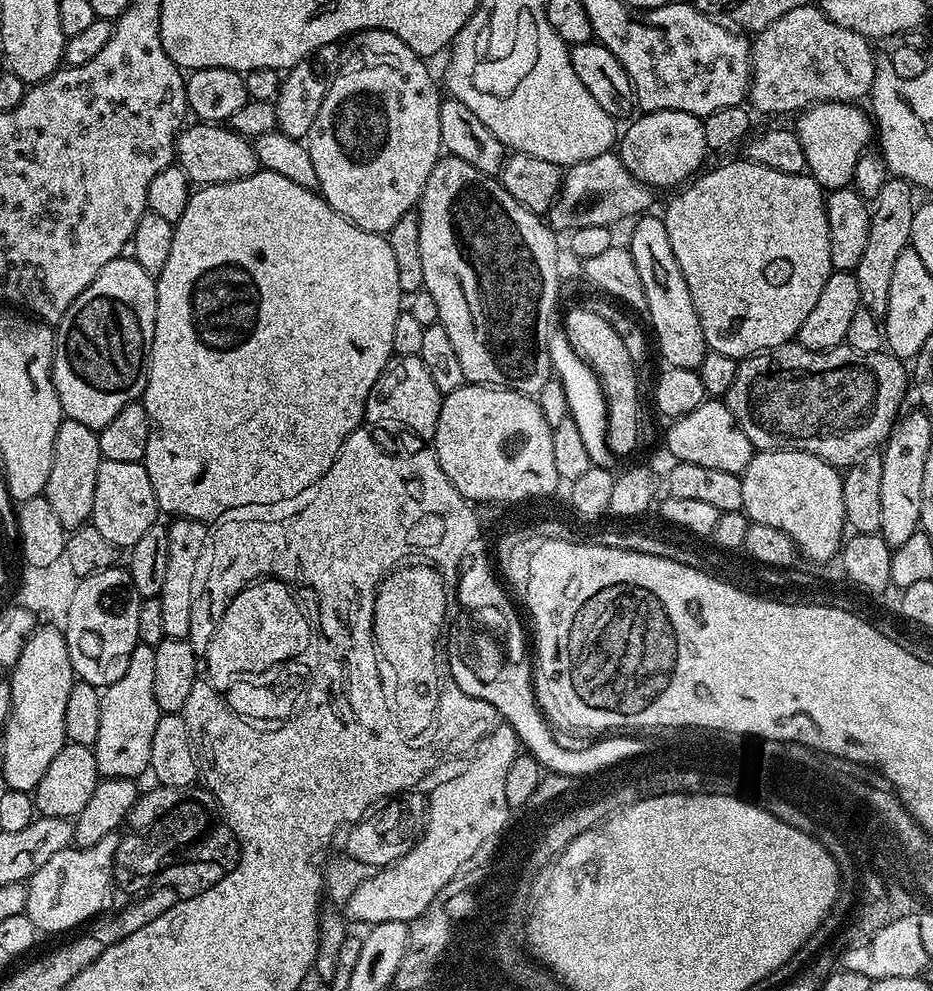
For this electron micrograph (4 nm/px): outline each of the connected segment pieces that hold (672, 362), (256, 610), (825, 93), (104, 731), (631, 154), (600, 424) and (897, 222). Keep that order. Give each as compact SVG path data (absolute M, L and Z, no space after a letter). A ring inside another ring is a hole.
M644 214L635 221L632 241L626 244L638 266L638 278L642 278L642 290L646 290L646 315L652 323L654 344L660 347L660 356L669 368L699 369L702 358L710 351L702 334L702 322L698 322L698 310L694 310L694 298L690 298L690 286L682 278L682 270L674 258L666 226L659 215Z
M265 578L253 581L233 598L221 620L211 629L212 641L208 649L202 652L203 663L204 660L208 663L207 683L224 690L239 677L303 657L308 643L311 640L313 643L314 628L309 613L307 616L300 609L291 592L291 587L284 581Z
M818 6L790 10L766 30L755 33L752 50L752 83L747 99L760 112L793 112L813 104L860 102L872 90L877 53L862 34L830 22Z
M137 644L130 654L130 666L126 674L109 688L103 689L100 698L98 738L94 745L96 769L101 777L114 780L140 778L150 768L150 742L154 742L154 726L162 715L154 698L154 654L150 644Z
M649 112L646 118L640 119L644 120L633 119L632 128L625 132L623 129L618 140L618 155L626 170L653 190L675 189L691 181L697 175L696 167L703 162L708 149L703 119L692 119L685 112Z
M553 329L548 336L550 346L550 358L553 373L563 384L566 393L569 415L577 423L581 437L585 440L586 450L589 451L593 467L614 470L618 464L618 458L613 454L606 442L606 430L608 429L608 411L605 406L605 398L602 394L600 383L593 370L580 355L570 346L569 338L563 329Z
M890 178L870 204L870 234L854 275L861 305L878 318L883 318L890 306L890 277L894 275L894 262L910 244L910 222L914 222L917 210L917 205L912 204L912 192L913 185L907 180Z

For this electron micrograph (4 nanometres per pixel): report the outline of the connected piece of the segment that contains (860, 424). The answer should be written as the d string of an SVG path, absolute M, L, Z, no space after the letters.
M789 342L755 356L743 357L736 365L734 383L730 386L726 403L742 434L750 438L753 449L808 452L833 466L847 466L887 441L905 407L904 391L907 388L909 391L910 380L905 365L887 351L859 352L841 346L829 352L811 352L799 342Z

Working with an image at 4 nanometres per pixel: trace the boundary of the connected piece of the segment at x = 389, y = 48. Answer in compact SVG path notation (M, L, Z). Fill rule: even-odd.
M365 28L364 31L355 33L347 41L347 44L348 49L344 52L344 61L340 64L340 73L334 78L331 77L324 101L306 137L308 153L310 154L310 162L314 162L318 191L324 197L324 201L338 214L342 214L347 220L354 222L354 226L358 226L367 232L386 234L392 229L394 222L398 222L398 218L402 218L402 214L413 211L419 205L420 195L426 186L426 180L430 178L430 172L434 170L437 160L442 155L440 123L438 122L442 93L436 89L436 80L432 77L431 70L424 65L427 63L414 50L410 50L410 46L406 46L406 42L402 42L402 38L398 38L381 28Z

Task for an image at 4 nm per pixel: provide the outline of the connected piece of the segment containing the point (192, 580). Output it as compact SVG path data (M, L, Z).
M173 519L167 525L170 538L170 554L166 558L166 578L162 582L162 590L158 597L162 606L162 630L170 640L182 640L194 628L190 618L193 596L198 591L196 571L200 568L200 559L205 559L206 545L210 540L210 528L203 520Z

